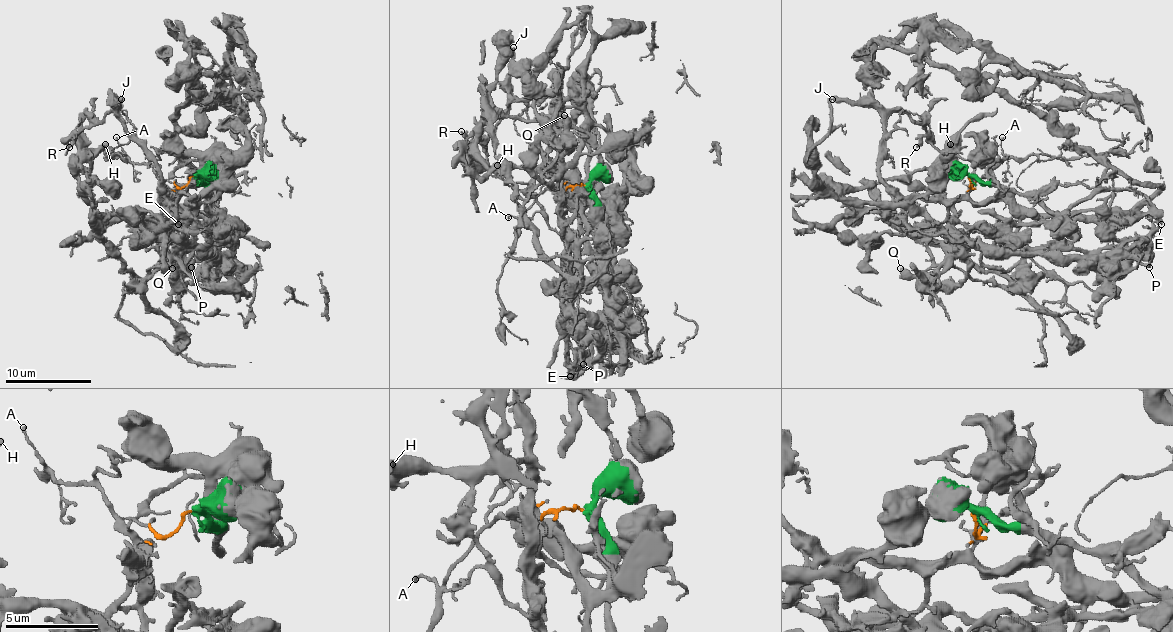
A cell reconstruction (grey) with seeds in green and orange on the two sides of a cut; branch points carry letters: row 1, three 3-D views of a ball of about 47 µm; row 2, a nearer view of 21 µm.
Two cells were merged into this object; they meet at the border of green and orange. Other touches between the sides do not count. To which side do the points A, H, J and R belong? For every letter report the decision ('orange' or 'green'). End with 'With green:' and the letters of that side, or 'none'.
A: orange
H: green
J: orange
R: orange
With green: H

